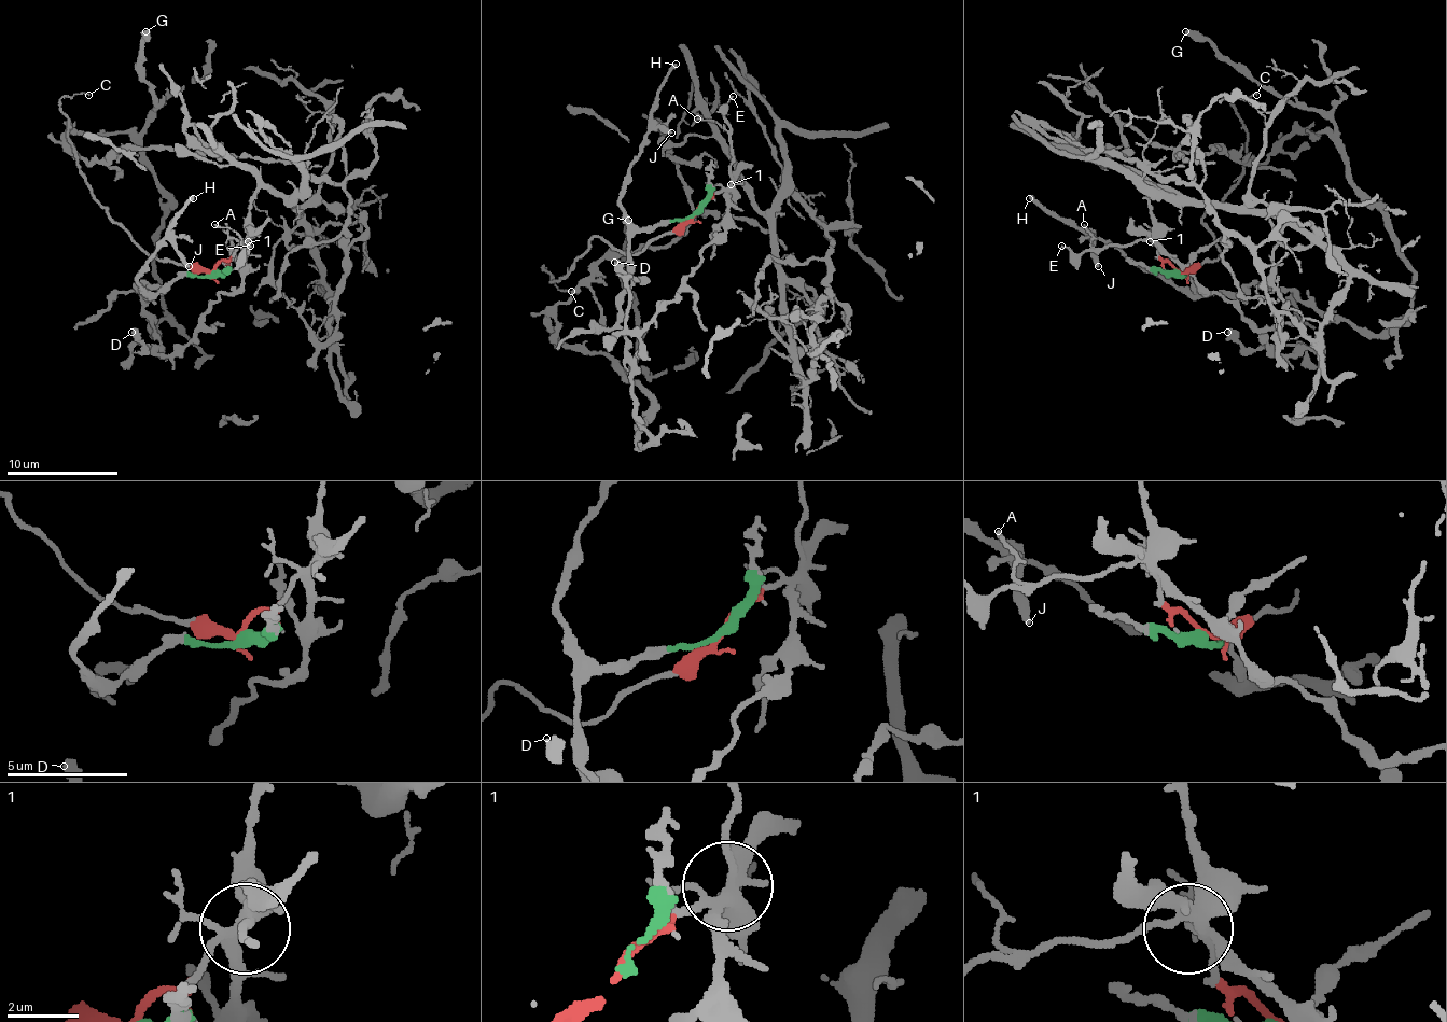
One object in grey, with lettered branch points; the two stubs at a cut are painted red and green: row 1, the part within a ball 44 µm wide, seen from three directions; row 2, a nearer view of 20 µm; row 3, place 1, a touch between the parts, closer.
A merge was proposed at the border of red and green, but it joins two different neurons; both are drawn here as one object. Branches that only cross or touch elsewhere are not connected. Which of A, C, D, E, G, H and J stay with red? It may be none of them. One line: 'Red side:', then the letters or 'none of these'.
Red side: A, C, E

